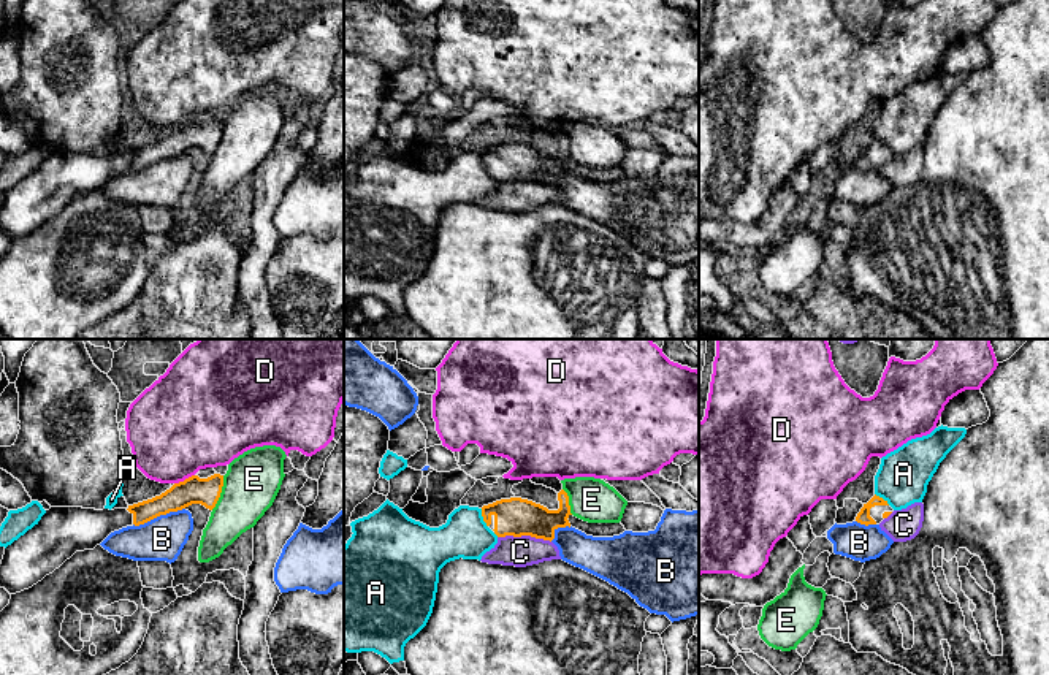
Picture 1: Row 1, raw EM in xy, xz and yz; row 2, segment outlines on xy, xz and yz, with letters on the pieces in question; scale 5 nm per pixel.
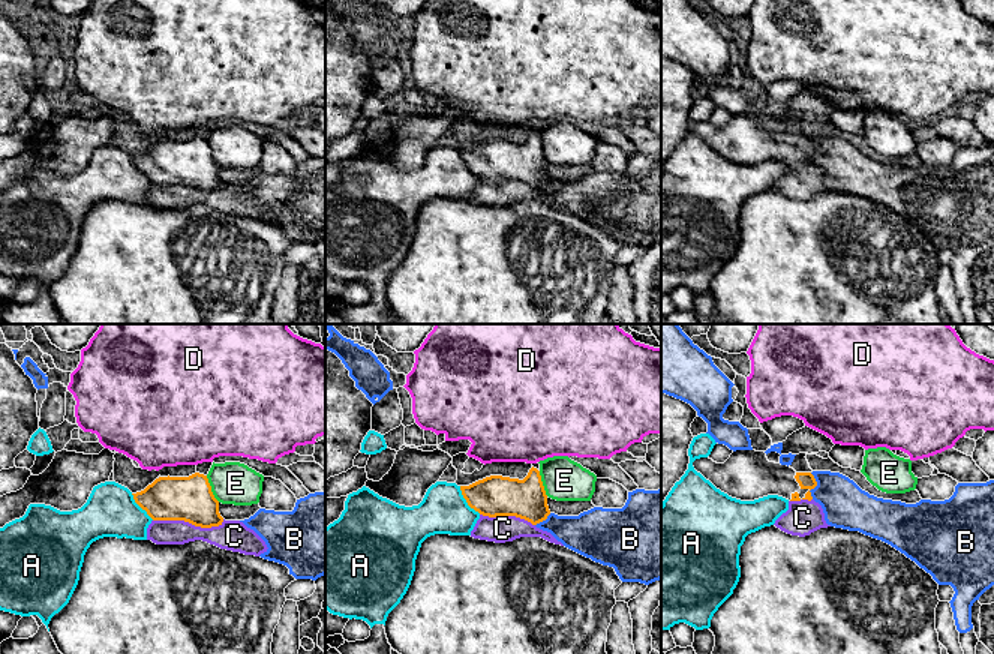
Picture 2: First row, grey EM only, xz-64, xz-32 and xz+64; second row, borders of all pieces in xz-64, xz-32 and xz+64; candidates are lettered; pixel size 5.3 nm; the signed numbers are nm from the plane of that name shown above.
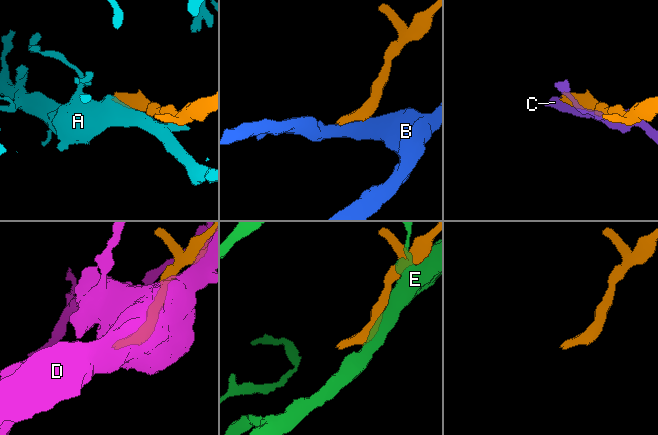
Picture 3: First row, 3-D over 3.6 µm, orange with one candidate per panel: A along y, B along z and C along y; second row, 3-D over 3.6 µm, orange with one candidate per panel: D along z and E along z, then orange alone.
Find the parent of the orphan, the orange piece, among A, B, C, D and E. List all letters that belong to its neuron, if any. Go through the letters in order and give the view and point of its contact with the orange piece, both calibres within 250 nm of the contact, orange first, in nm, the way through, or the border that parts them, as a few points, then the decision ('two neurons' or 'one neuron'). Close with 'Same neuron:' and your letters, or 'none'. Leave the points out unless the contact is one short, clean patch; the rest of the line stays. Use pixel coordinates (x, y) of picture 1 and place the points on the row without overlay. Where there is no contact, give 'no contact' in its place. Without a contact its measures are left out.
A: xz (484, 163) | 200/240 nm | two neurons
B: xy (159, 160) | 140/220 nm | two neurons
C: xz (525, 179) | 200/160 nm | two neurons
D: xy (186, 124) | 140/460 nm | two neurons
E: xy (221, 137) | 140/280 nm | two neurons
Same neuron: none

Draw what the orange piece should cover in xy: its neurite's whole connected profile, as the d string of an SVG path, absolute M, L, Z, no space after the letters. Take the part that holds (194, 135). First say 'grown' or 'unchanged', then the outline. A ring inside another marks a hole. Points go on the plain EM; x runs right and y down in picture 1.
grown; M192 120L152 144L127 154L51 152L24 181L5 193L0 233L21 238L59 214L76 196L93 195L111 177L144 170L160 160L201 149L212 155L220 143L223 120Z

